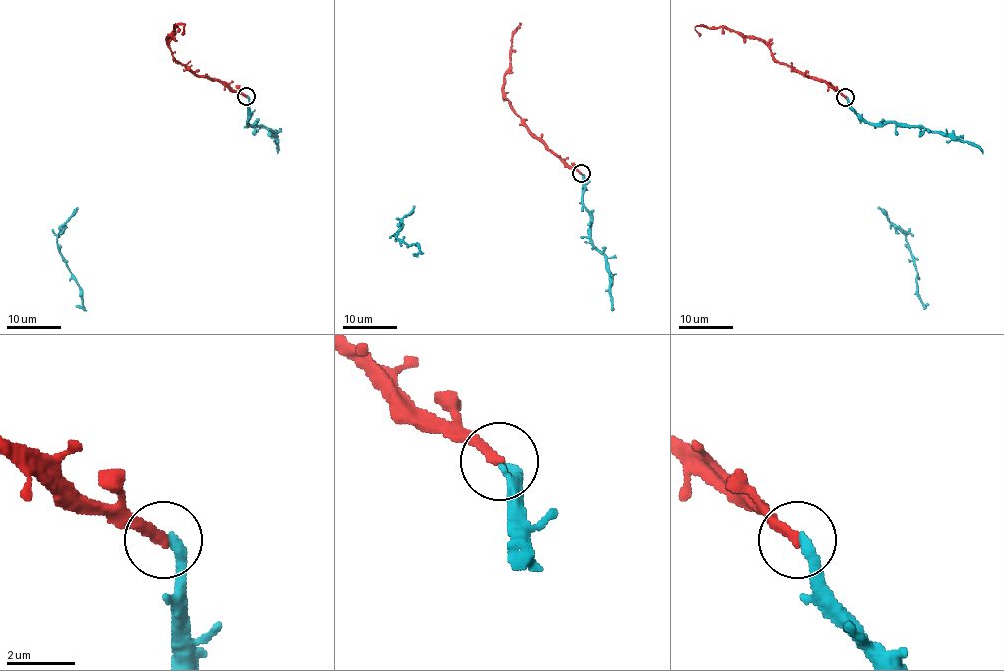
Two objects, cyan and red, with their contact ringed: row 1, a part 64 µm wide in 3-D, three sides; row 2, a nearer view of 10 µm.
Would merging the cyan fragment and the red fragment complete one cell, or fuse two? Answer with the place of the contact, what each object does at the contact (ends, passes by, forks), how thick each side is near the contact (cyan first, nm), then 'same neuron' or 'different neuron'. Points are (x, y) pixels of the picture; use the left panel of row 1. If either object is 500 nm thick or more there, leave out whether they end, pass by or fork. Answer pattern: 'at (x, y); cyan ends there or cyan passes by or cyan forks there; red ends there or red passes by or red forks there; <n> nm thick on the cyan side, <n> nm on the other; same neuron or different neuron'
at (246, 96); cyan ends there; red ends there; 320 nm thick on the cyan side, 300 nm on the other; same neuron

